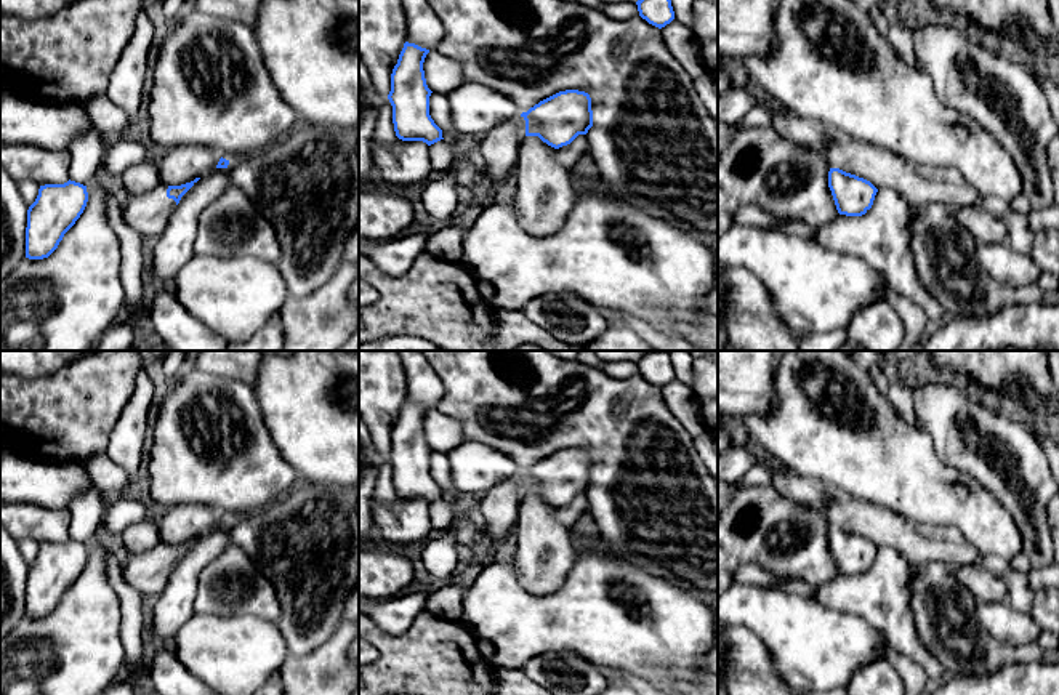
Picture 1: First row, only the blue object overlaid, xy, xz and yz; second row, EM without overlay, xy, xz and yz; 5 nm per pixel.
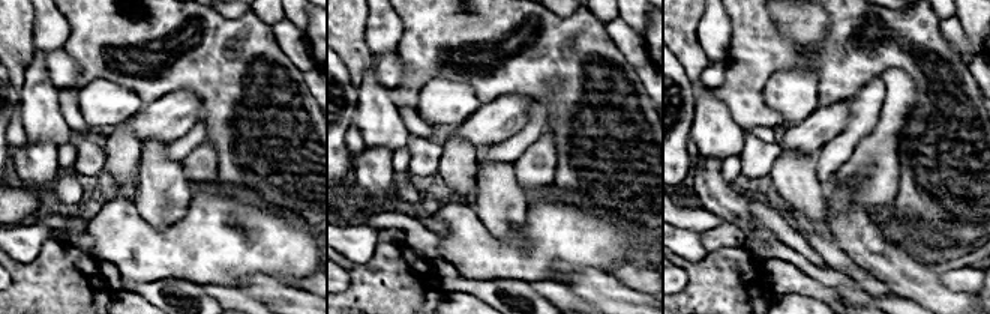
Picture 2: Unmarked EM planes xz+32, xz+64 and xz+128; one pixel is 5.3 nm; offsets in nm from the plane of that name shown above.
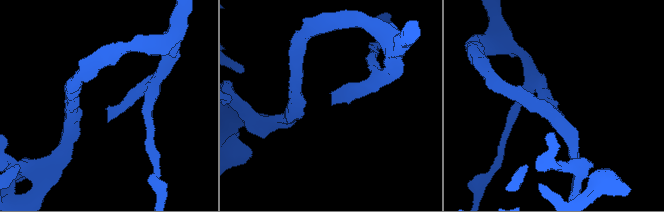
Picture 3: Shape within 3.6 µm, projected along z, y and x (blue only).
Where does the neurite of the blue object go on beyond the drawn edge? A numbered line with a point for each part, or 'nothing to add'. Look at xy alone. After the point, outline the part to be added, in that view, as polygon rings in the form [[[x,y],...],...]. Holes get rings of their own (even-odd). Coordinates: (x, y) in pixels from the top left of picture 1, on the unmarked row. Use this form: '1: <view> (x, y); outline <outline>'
1: xy (148, 572); outline [[[160,541],[152,549],[130,556],[127,565],[122,568],[125,581],[143,599],[157,599],[170,580],[176,560],[167,556],[167,548],[168,544]]]

